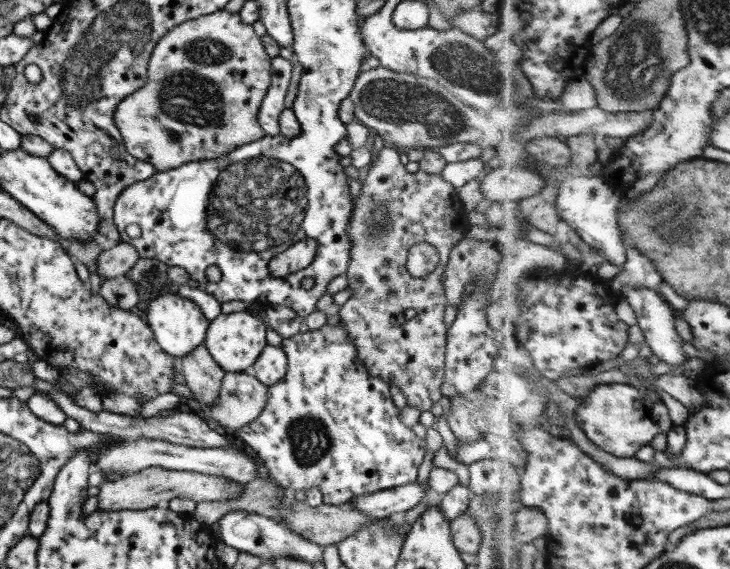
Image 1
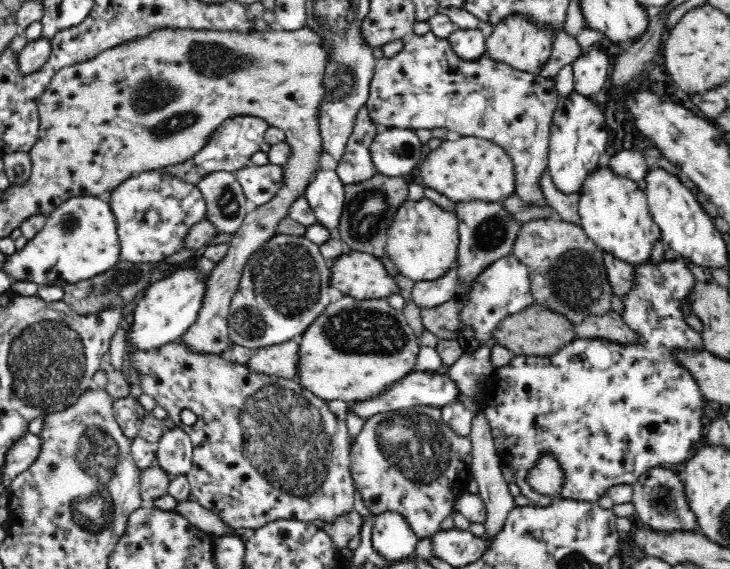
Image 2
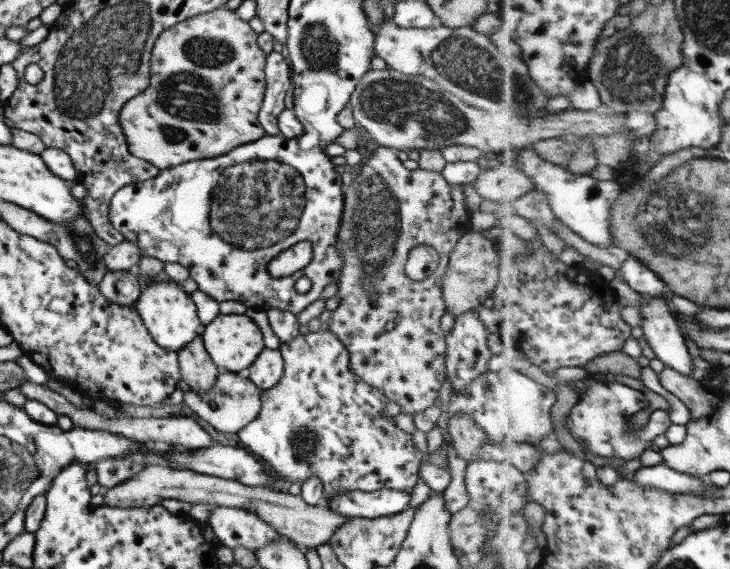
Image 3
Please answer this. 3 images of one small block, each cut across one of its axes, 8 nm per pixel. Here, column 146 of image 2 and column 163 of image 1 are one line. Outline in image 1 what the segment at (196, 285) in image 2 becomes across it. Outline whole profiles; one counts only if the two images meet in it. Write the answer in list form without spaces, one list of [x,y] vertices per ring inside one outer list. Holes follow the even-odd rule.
[[[168,286],[160,289],[147,303],[146,310],[149,310],[146,316],[148,326],[165,353],[181,359],[205,341],[210,320],[201,313],[202,309],[195,302],[182,298],[178,291],[168,290]]]

